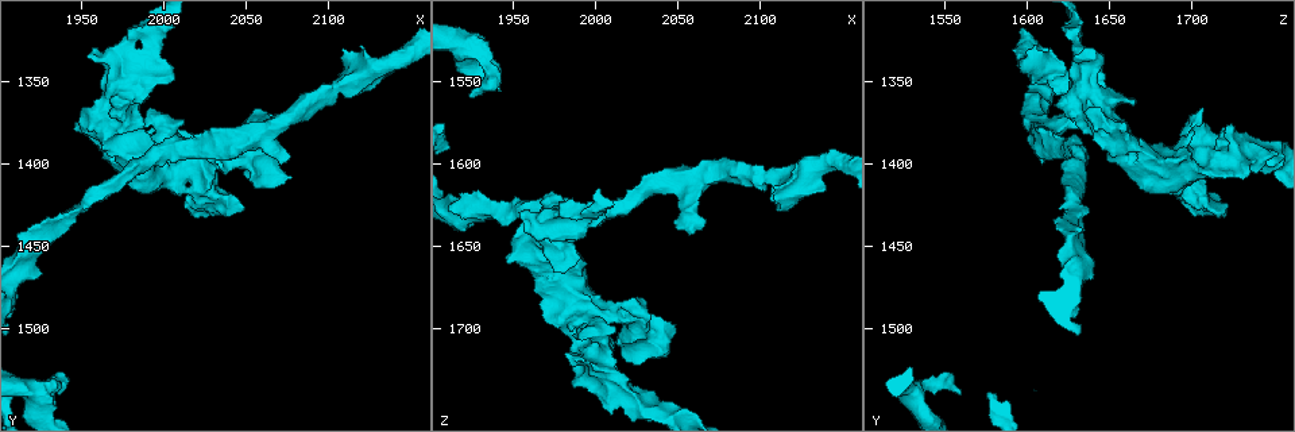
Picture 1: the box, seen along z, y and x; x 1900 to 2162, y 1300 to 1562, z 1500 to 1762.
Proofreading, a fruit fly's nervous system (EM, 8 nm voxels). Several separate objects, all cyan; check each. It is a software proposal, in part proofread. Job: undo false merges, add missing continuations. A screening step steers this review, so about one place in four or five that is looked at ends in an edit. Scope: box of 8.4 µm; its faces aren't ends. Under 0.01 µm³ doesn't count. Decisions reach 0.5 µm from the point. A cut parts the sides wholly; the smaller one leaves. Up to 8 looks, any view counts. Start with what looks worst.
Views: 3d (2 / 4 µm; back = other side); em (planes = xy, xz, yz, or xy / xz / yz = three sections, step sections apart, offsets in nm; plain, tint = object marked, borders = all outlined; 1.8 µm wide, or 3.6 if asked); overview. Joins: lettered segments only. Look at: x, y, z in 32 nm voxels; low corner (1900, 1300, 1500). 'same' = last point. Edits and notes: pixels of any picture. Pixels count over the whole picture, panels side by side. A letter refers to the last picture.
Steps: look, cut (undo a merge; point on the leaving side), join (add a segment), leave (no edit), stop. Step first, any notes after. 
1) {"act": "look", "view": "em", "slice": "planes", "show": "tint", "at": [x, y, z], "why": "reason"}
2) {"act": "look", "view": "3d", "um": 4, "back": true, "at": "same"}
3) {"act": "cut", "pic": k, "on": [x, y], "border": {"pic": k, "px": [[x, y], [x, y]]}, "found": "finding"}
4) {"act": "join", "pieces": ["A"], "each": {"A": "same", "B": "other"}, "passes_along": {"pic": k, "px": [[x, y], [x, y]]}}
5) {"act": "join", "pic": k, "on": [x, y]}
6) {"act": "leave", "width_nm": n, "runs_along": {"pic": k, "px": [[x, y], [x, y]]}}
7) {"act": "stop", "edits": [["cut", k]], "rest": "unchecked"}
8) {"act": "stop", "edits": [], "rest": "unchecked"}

{"act": "look", "view": "em", "slice": "planes", "show": "tint", "at": [1926, 1540, 1558], "why": "branch stops here"}

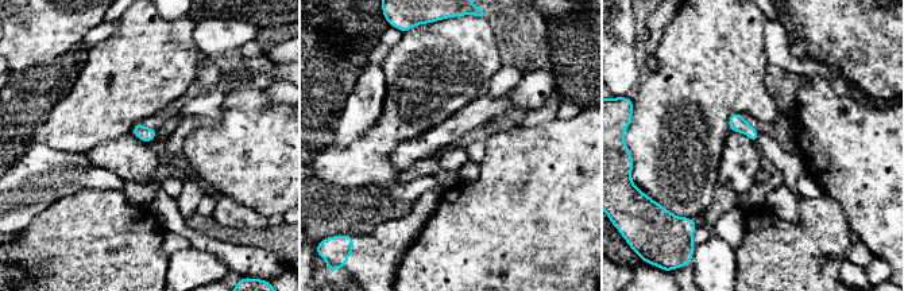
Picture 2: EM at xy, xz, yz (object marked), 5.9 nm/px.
{"act": "look", "view": "em", "slice": "planes", "show": "borders", "at": "same", "why": "what lies round it"}

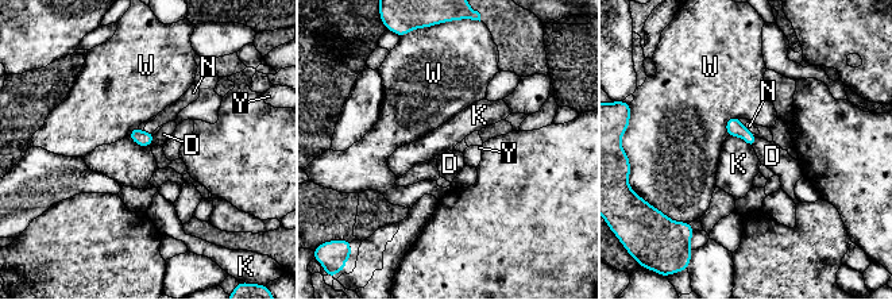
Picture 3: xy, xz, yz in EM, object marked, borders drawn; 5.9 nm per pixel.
{"act": "leave", "each": {"D": "other", "K": "other", "N": "other", "W": "other", "Y": "other"}, "border": {"pic": 3, "px": [[729, 135], [742, 138], [752, 147]]}, "found": "none of them fits"}

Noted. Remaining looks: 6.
{"act": "look", "view": "3d", "um": 4, "at": [1994, 1324, 1630], "why": "three-way junction"}

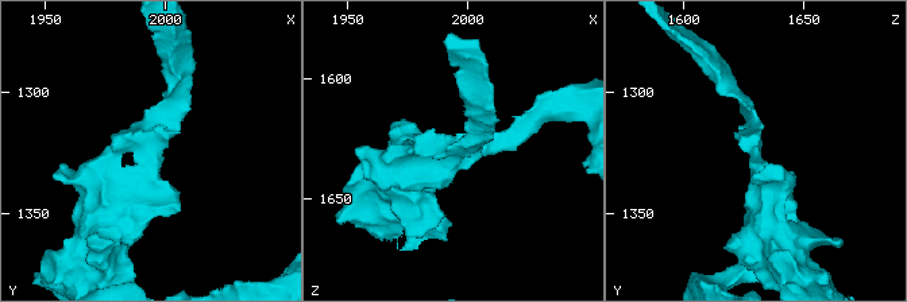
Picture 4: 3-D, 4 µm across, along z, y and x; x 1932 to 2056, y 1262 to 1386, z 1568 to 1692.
{"act": "look", "view": "em", "um": 3.6, "slice": "planes", "show": "plain", "at": [1995, 1323, 1630], "arms": 3, "arm_widths_nm": [170, 260, 400], "why": "need the tissue"}

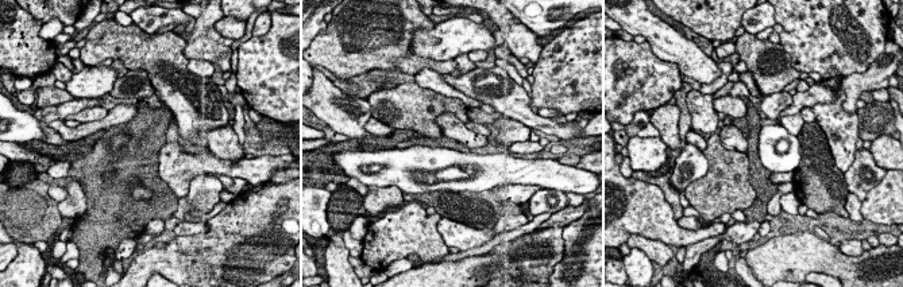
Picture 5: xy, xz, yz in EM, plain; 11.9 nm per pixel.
{"act": "look", "view": "em", "um": 3.6, "slice": "planes", "show": "borders", "at": "same", "why": "what lies round it"}

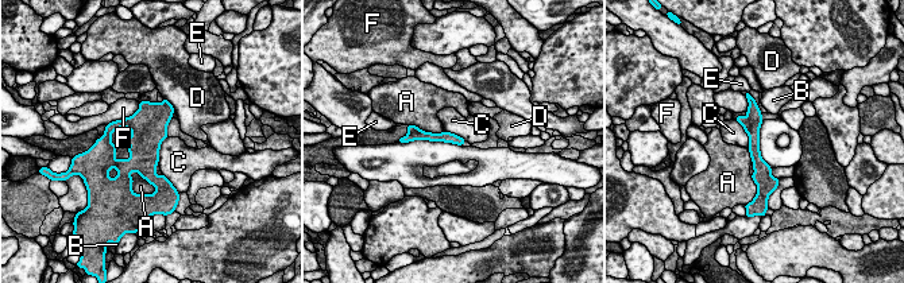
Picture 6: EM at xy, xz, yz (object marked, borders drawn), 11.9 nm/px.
{"act": "leave", "width_nm": 130, "each": {"A": "other", "B": "other", "C": "other", "D": "other", "E": "other", "F": "other"}, "border": {"pic": 6, "px": [[736, 119], [748, 136], [749, 147]]}, "found": "continuous, no second neuron"}

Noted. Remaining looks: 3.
{"act": "look", "view": "3d", "um": 4, "at": [1968, 1376, 1650], "why": "thin arm on a thick one"}

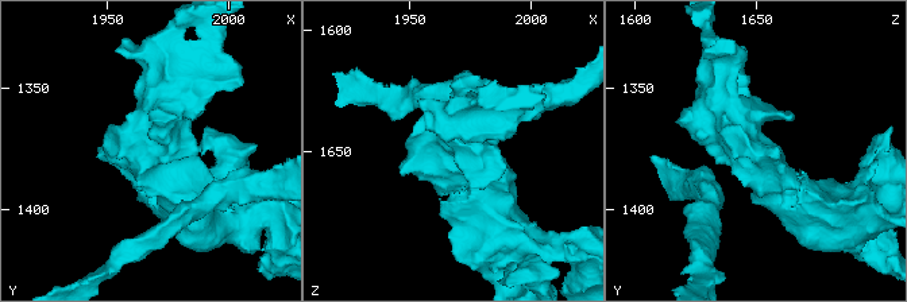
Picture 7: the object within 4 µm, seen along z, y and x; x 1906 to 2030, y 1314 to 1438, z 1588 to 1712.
{"act": "look", "view": "em", "um": 3.6, "slice": "planes", "show": "borders", "at": [1967, 1378, 1649]}

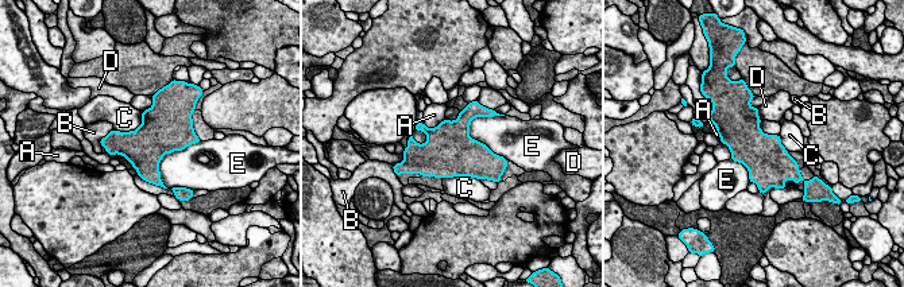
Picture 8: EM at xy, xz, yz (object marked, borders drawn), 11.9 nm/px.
{"act": "leave", "longest_contact_nm": ["E", 650], "each": {"A": "other", "B": "other", "C": "other", "D": "other", "E": "other"}, "found": "all the same neuron"}

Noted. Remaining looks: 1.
{"act": "stop", "edits": [], "rest": "unchecked"}

